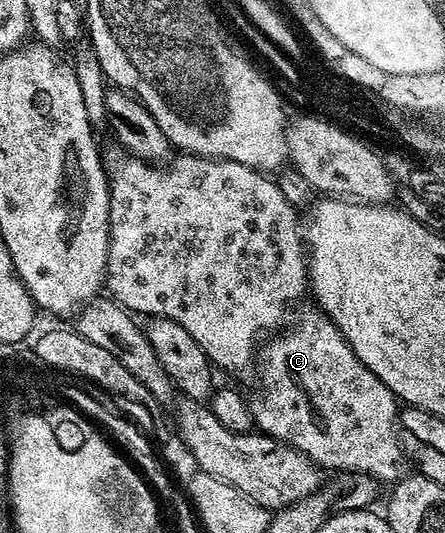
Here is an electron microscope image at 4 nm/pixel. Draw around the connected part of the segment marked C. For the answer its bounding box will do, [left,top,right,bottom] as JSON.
[249,309,405,485]

